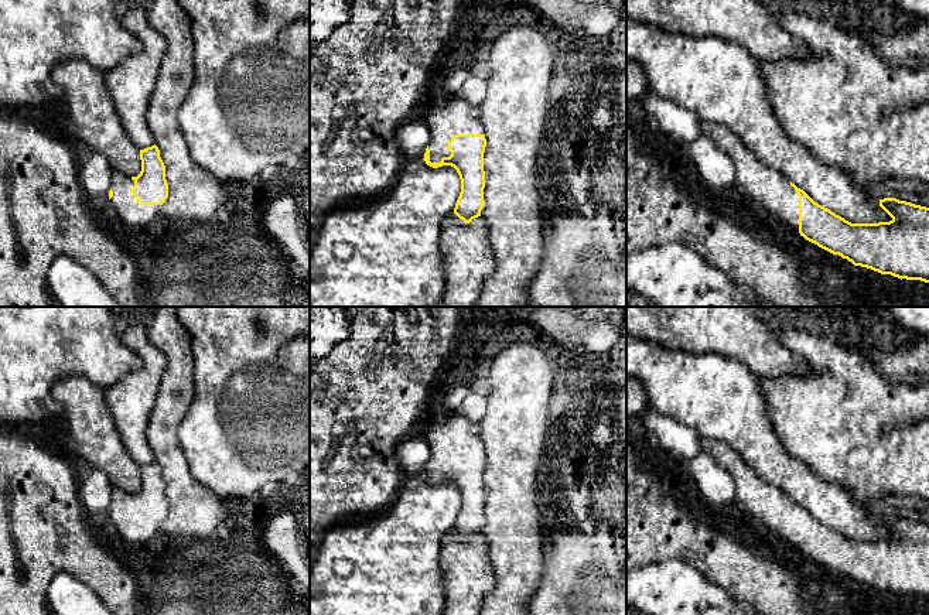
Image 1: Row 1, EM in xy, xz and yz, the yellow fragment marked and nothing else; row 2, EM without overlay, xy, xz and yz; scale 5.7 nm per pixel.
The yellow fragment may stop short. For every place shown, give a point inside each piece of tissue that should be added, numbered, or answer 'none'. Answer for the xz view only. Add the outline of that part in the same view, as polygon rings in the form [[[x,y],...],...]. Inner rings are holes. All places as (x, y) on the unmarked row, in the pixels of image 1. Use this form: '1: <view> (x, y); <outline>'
1: xz (456, 434); [[[454,414],[444,424],[433,426],[426,441],[431,451],[428,461],[431,479],[440,479],[443,474],[451,472],[447,458],[454,451],[485,451],[484,441],[471,431],[471,420],[464,414]]]

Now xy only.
1: xy (133, 530); [[[112,488],[113,513],[109,516],[123,539],[133,544],[148,541],[161,526],[161,522],[140,522],[130,509],[134,498],[120,488]]]

